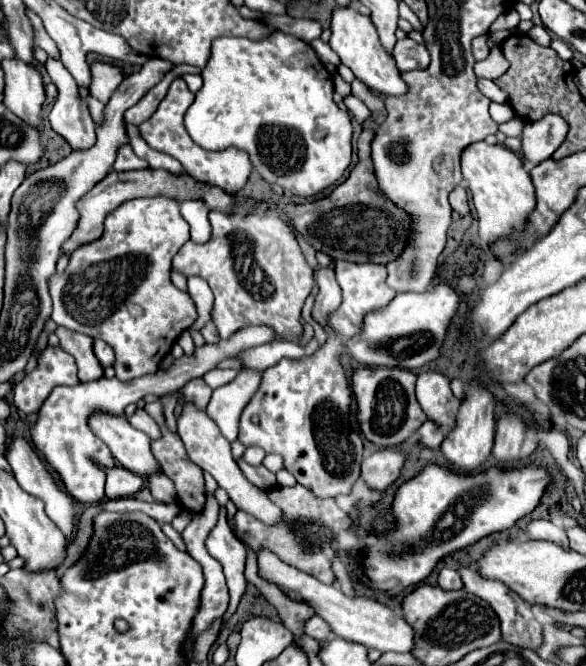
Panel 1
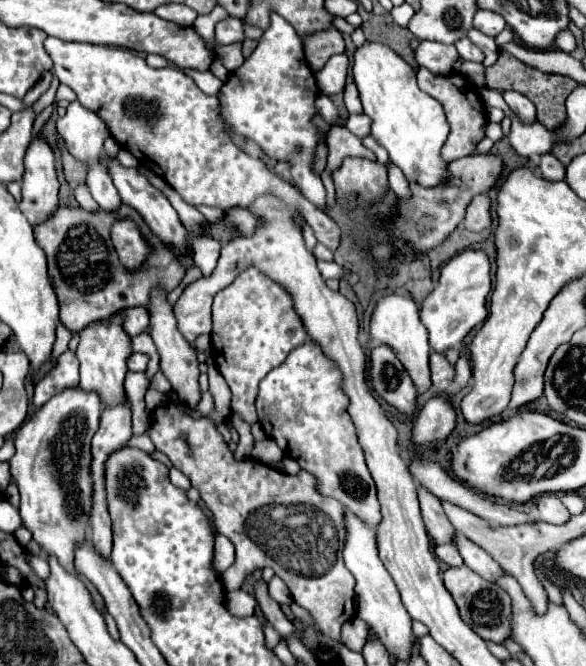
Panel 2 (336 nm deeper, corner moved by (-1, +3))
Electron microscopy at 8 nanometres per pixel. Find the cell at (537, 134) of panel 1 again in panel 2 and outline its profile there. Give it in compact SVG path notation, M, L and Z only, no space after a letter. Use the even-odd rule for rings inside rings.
M541 154L539 170L541 170L541 176L547 180L563 180L565 176L565 166L553 154Z

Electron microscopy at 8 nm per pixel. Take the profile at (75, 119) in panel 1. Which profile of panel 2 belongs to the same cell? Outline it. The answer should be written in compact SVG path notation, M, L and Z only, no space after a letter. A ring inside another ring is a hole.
M89 162L87 170L87 186L91 190L91 196L101 208L117 208L121 206L121 198L117 196L117 190L113 186L113 180L107 172L107 168L101 162Z

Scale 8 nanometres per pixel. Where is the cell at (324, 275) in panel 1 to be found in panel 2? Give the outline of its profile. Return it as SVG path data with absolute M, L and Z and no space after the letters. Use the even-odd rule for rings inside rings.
M309 338L263 378L257 396L259 424L269 438L273 436L287 458L297 460L301 470L315 476L315 490L321 496L339 500L349 512L377 526L381 520L377 490L357 442L355 424L347 412L349 396L343 392L343 374L321 350Z

